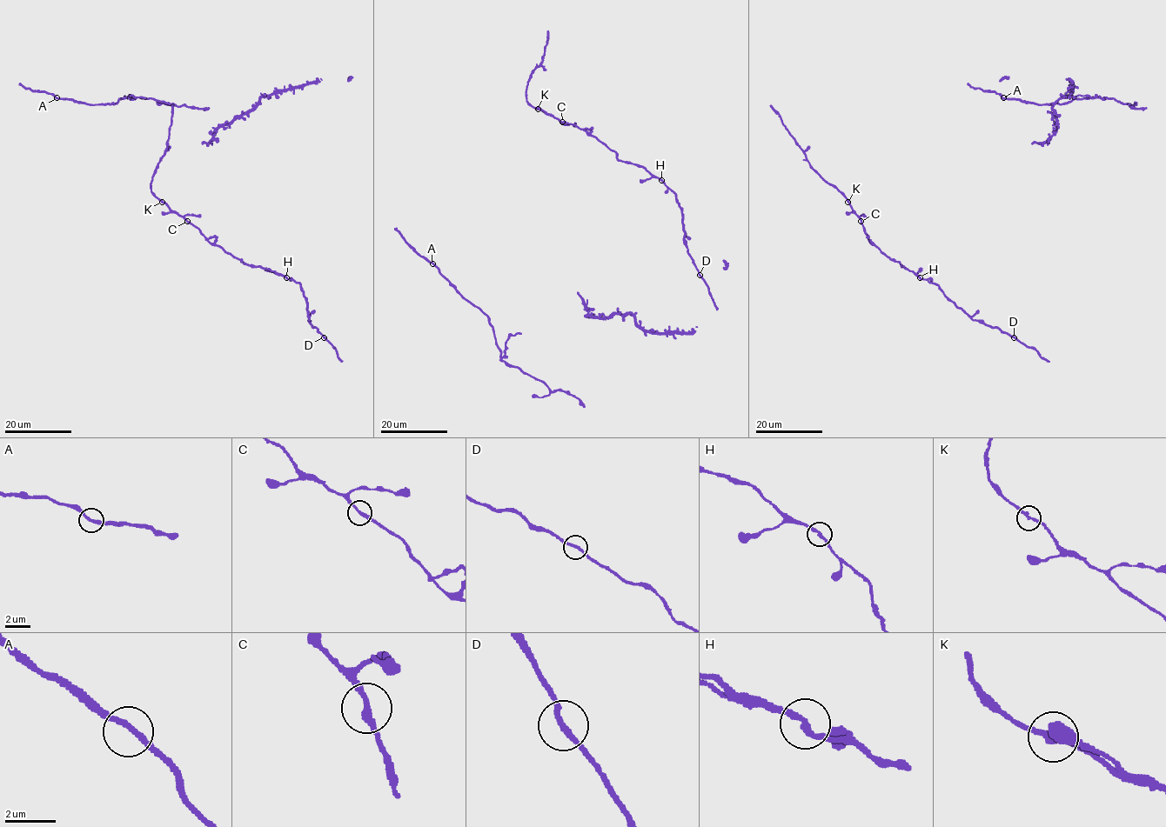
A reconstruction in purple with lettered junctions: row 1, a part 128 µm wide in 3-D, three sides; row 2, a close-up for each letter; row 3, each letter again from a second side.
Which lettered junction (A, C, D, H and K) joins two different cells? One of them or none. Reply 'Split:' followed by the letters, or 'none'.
Split: none

